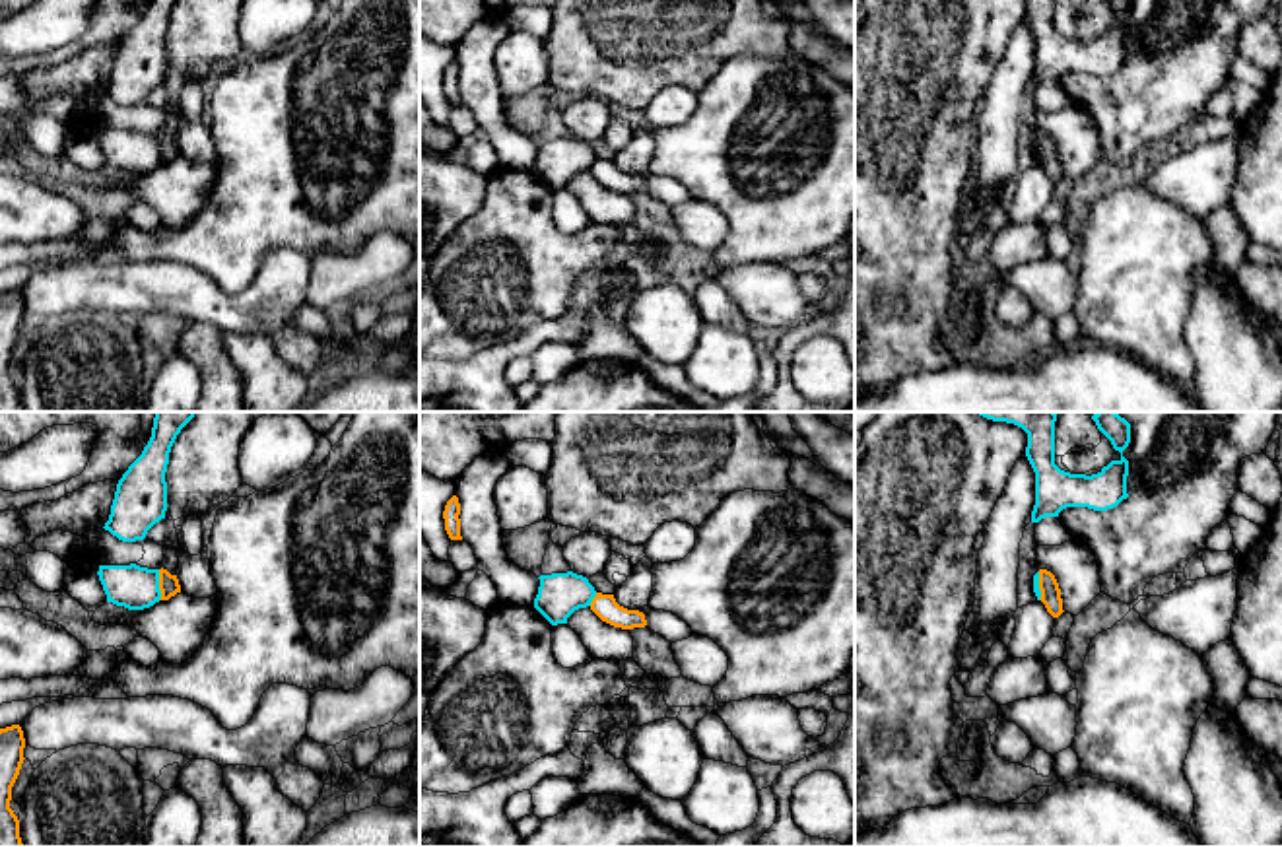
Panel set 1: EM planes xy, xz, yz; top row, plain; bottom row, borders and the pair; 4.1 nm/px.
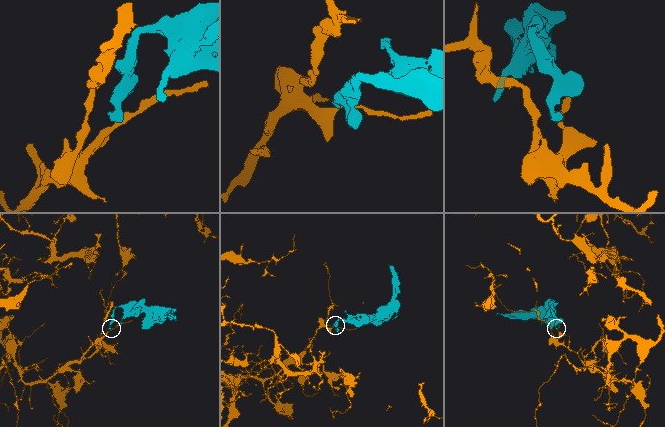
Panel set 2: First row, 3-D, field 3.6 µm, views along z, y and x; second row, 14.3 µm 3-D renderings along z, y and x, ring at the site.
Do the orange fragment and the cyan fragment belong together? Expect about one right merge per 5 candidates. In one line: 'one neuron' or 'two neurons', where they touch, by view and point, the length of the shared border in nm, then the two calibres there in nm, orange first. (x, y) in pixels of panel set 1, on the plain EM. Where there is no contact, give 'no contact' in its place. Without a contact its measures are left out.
two neurons; contact xy (160, 150); length 130 nm; calibres 80 and 180 nm

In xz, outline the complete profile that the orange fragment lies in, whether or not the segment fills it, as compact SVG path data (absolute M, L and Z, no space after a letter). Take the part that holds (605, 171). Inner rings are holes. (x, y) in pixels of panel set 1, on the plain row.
M596 157L590 167L590 175L606 188L622 194L645 192L645 179L639 175L627 175L620 171L614 159Z

